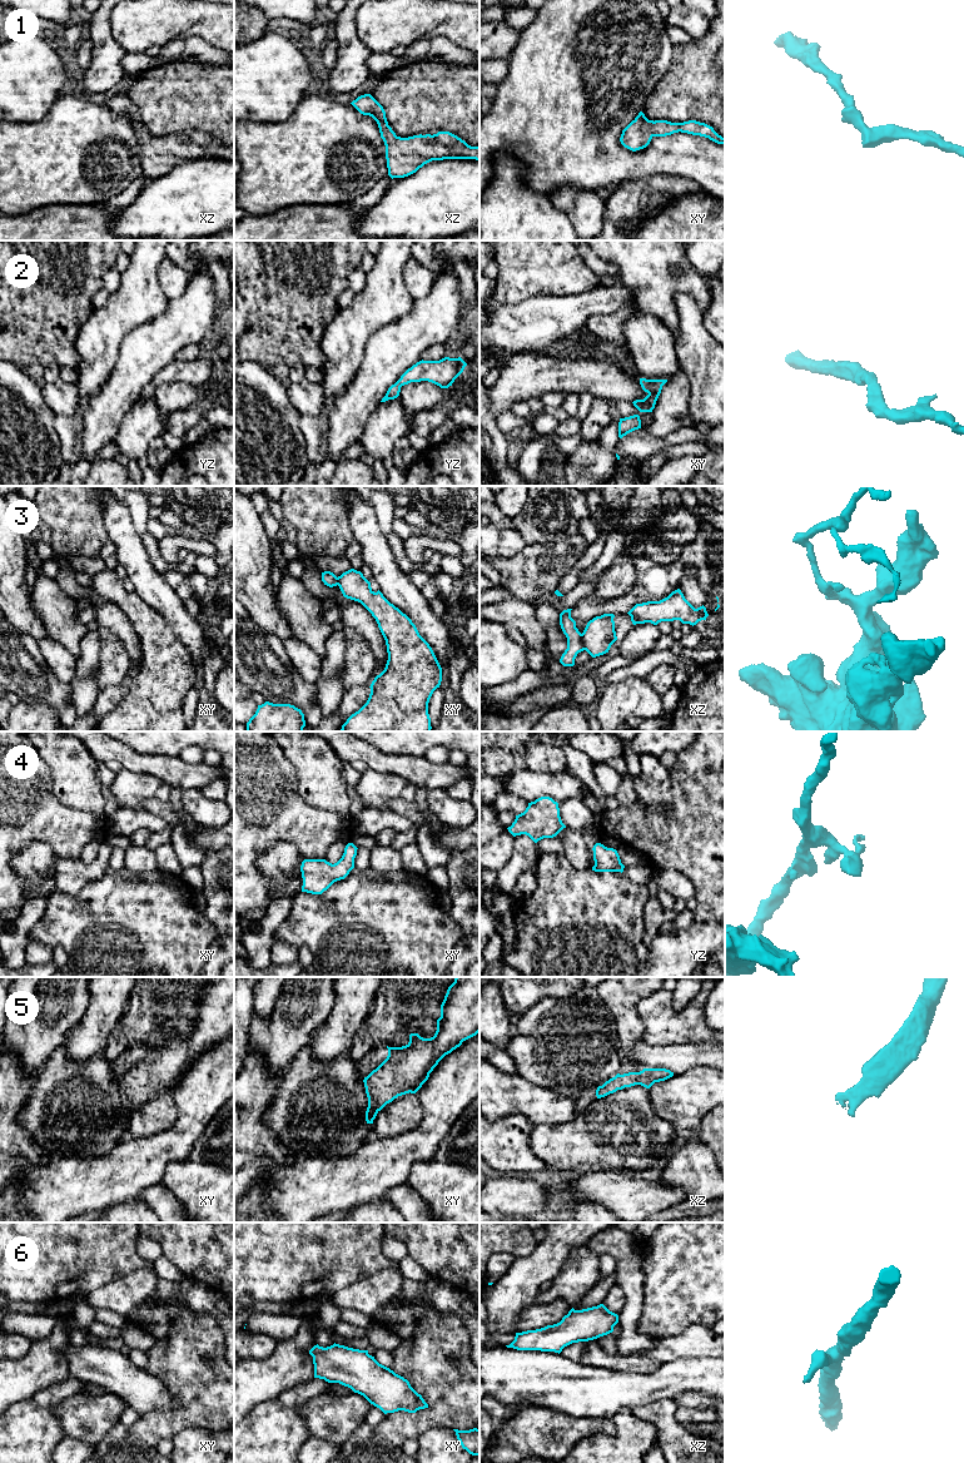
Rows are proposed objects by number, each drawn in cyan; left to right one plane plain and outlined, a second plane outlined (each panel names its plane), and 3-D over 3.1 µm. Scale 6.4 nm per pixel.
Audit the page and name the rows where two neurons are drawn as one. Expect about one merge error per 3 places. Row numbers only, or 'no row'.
3

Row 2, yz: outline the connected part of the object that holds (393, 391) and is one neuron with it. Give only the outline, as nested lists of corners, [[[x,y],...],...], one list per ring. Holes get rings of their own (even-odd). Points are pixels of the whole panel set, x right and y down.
[[[444,357],[439,361],[419,361],[408,368],[401,378],[392,385],[381,402],[394,400],[399,396],[401,387],[411,382],[428,381],[441,388],[448,388],[463,372],[467,363],[461,358]]]

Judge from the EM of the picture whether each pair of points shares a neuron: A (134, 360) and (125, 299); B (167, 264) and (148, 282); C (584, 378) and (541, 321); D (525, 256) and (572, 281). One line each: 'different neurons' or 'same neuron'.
A: different neurons
B: different neurons
C: different neurons
D: same neuron

